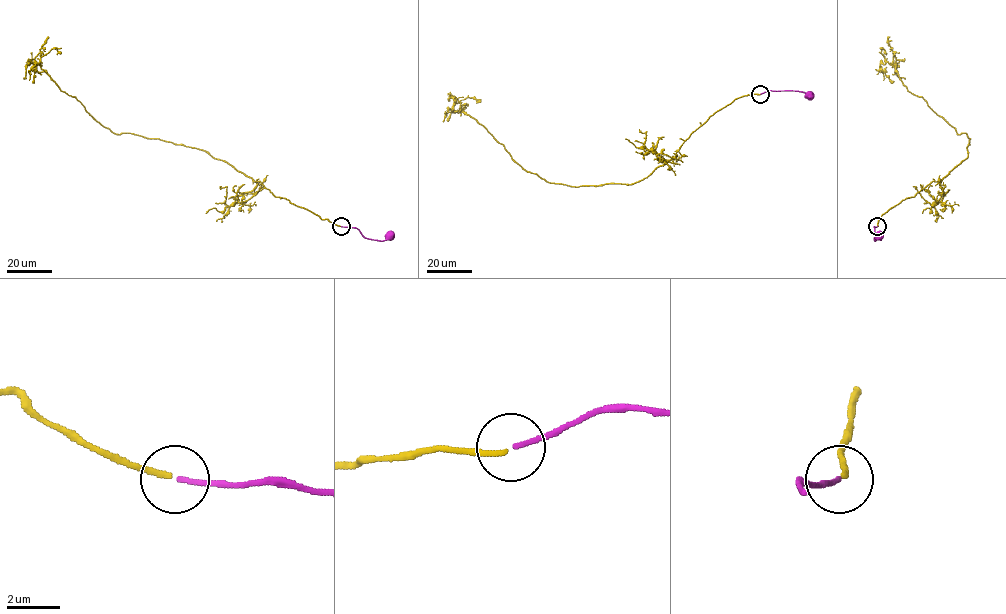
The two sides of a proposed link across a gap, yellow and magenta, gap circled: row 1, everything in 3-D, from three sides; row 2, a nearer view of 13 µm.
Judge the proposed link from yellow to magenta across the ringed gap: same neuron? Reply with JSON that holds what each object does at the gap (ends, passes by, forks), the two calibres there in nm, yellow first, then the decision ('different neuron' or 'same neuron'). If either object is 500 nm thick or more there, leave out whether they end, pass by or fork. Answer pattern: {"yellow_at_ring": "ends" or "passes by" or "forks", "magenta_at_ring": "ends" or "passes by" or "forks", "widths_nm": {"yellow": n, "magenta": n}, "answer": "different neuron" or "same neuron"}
{"yellow_at_ring": "ends", "magenta_at_ring": "ends", "widths_nm": {"yellow": 200, "magenta": 190}, "answer": "different neuron"}

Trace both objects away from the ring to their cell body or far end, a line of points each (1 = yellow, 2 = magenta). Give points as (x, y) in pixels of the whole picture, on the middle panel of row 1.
1: (760, 94), (717, 110), (642, 179), (594, 186), (547, 182), (523, 169), (473, 118), (451, 112), (468, 104)
2: (760, 94), (768, 90), (791, 90), (804, 92), (808, 97)

